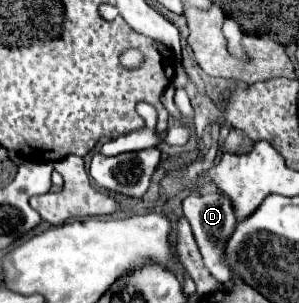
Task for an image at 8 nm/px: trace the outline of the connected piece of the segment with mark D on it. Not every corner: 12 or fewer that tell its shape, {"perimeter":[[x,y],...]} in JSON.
{"perimeter":[[191,193],[183,201],[203,263],[231,279],[223,247],[235,229],[229,197]]}

